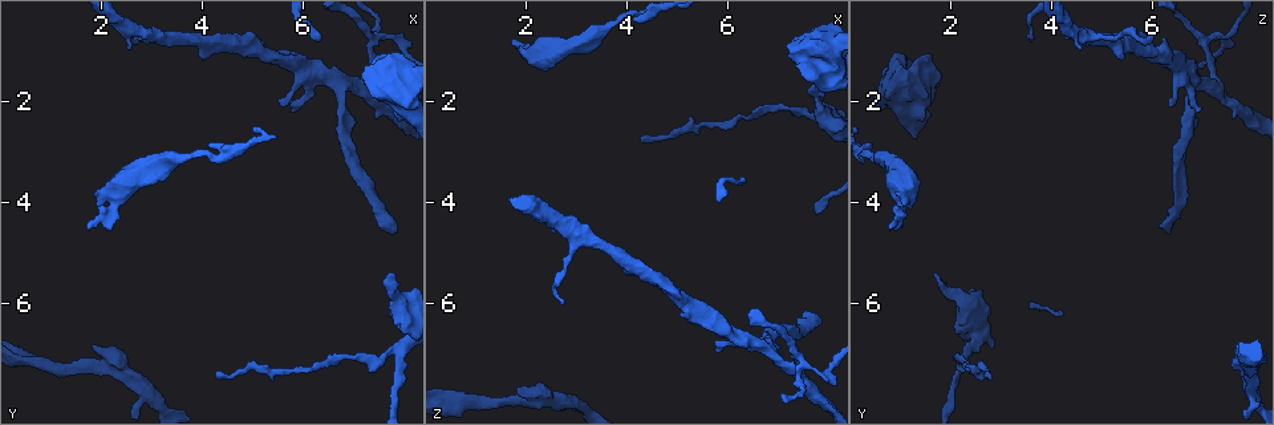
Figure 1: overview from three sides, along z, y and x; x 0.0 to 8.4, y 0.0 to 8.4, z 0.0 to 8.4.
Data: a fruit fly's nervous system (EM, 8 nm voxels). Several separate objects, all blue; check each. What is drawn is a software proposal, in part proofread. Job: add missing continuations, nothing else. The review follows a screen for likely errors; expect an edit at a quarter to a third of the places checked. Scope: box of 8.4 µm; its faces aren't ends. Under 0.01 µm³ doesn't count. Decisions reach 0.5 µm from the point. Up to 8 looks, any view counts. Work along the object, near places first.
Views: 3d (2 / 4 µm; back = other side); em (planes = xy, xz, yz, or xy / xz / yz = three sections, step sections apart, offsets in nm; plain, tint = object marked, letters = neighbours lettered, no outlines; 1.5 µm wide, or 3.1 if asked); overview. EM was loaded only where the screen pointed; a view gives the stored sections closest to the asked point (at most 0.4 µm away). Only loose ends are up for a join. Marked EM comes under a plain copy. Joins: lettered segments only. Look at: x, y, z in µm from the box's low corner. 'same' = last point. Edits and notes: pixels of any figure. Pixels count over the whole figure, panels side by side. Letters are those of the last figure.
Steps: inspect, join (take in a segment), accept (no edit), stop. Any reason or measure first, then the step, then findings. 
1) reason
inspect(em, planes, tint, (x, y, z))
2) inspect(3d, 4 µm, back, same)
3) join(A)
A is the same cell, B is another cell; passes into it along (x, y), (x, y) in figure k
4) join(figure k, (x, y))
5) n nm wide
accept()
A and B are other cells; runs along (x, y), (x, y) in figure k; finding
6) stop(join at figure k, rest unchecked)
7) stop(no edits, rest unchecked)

free end
inspect(em, planes, letters, (1.80, 6.80, 7.70))

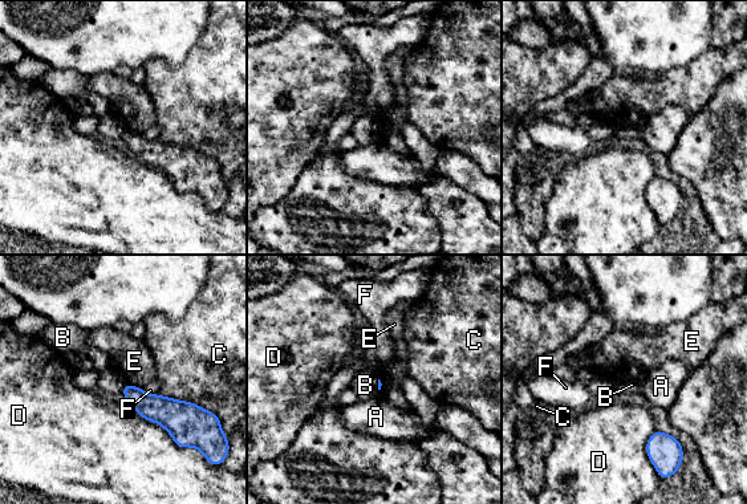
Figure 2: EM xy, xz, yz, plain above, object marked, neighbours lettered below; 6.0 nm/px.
accept()
A, B, C, D, E and F are other cells; border along (124, 383), (121, 391) in figure 2; none of them fits

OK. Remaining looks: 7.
an open end
inspect(3d, 2 µm, back, (7.75, 4.65, 6.30))

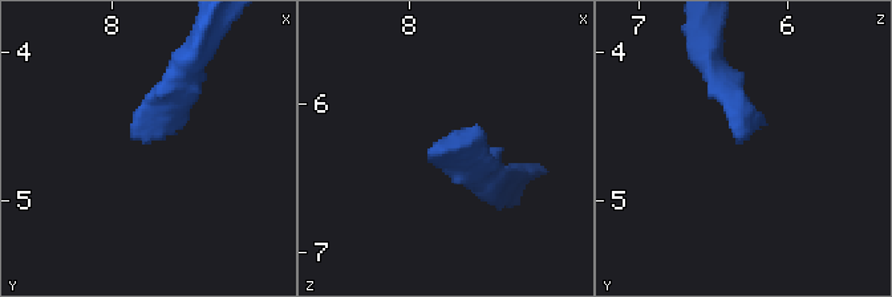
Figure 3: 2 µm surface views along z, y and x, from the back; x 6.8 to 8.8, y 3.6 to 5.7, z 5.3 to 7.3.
inspect(em, yz, step 4, tint, (7.74, 4.64, 6.30))

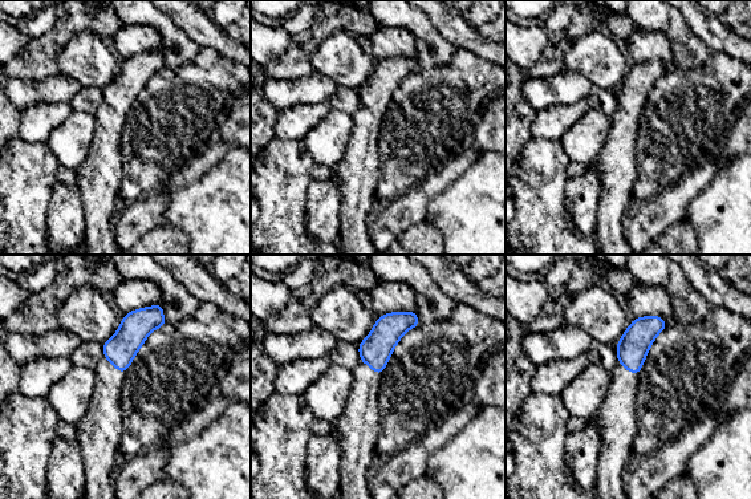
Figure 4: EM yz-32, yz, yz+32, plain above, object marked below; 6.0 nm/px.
inspect(em, planes, letters, same)

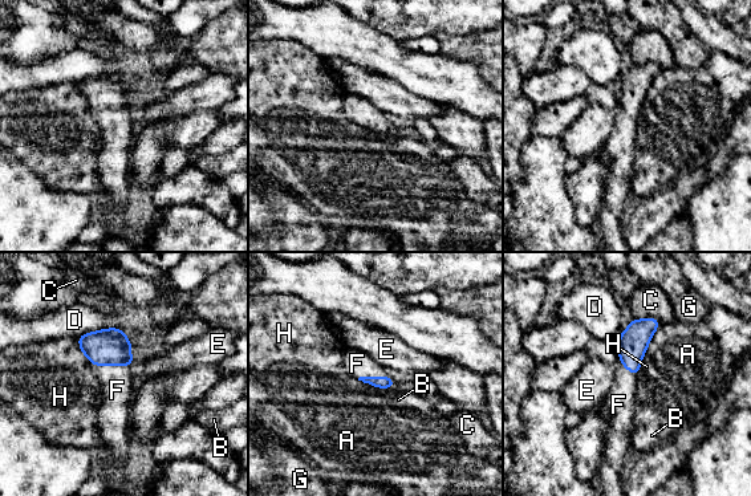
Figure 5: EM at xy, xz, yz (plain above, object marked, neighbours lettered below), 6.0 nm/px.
join(F)
F is the same cell, A, B, C, D, E, G and H are other cells; passes into it along (110, 346), (110, 365), (117, 390) in figure 5; it goes on there

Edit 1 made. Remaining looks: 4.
redraw
inspect(overview)

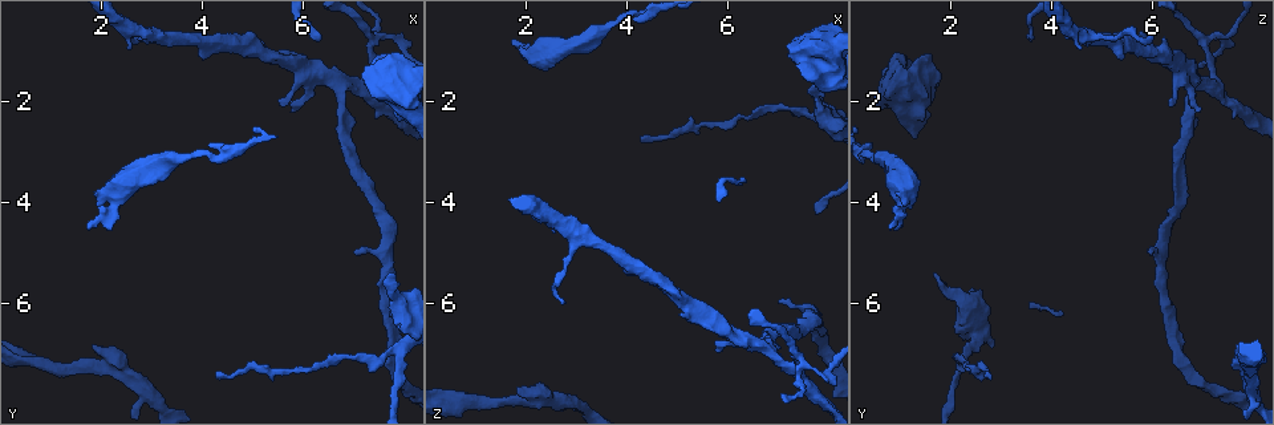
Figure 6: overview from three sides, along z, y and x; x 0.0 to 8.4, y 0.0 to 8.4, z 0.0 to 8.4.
branch stops here
inspect(em, planes, letters, (7.70, 5.35, 1.70))

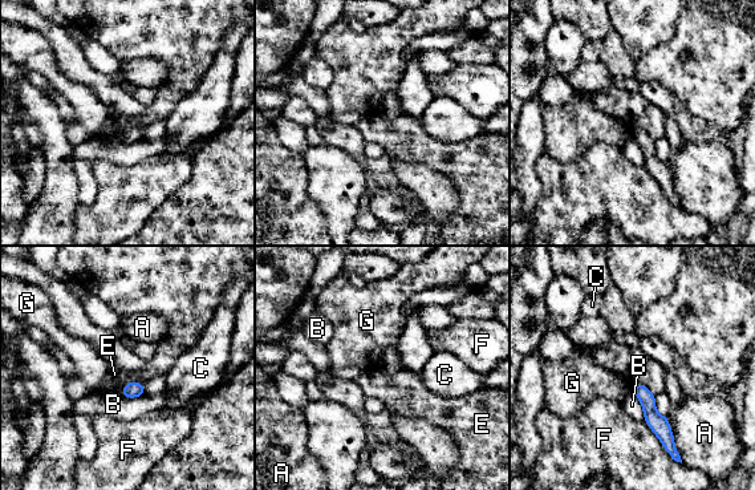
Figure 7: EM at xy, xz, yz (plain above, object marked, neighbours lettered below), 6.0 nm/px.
accept()
A, B, C, E, F and G are other cells; no lettered segment goes on from it

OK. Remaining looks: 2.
stop(join at figure 5, rest unchecked)

